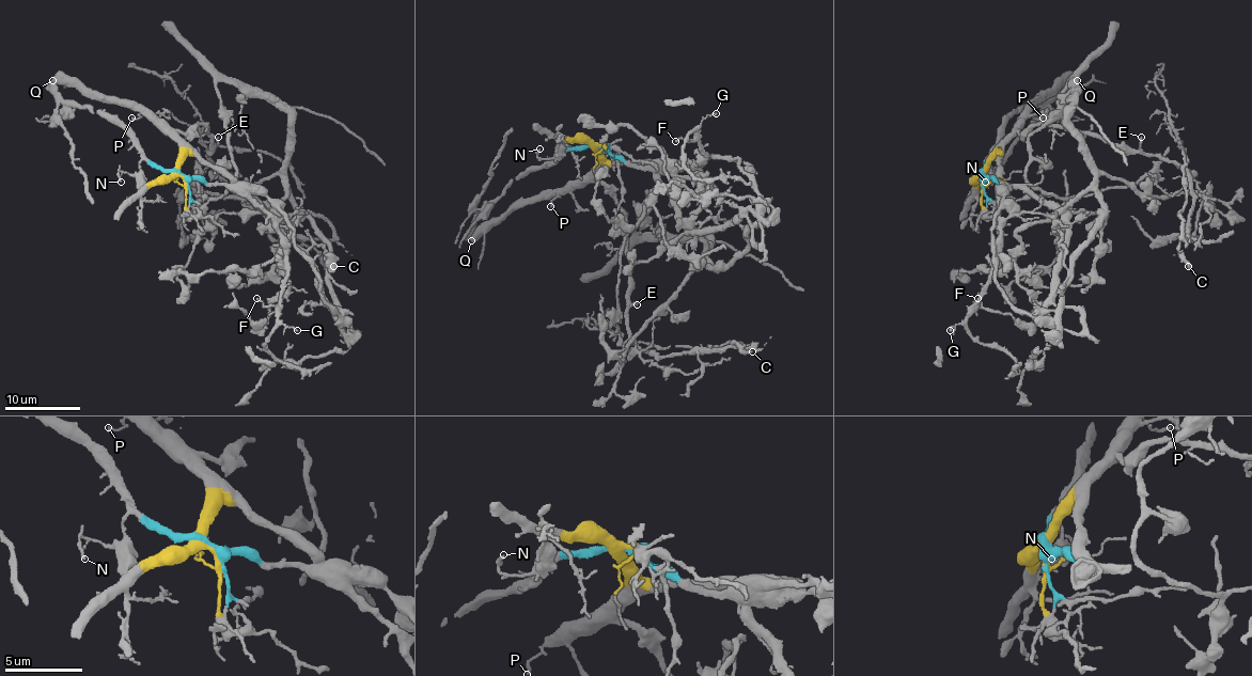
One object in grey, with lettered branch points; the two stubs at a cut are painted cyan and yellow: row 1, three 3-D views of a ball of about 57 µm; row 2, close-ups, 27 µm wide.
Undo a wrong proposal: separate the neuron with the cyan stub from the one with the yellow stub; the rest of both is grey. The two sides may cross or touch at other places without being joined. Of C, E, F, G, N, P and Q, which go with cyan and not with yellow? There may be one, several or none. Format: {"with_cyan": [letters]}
{"with_cyan": ["F", "G", "N"]}

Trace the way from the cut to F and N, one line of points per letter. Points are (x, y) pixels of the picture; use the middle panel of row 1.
F: (597, 144), (604, 144), (631, 163), (700, 163), (705, 156), (695, 141), (675, 141)
N: (597, 144), (569, 146), (552, 158), (537, 156), (538, 148)

